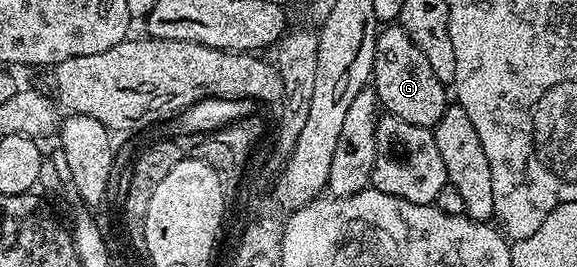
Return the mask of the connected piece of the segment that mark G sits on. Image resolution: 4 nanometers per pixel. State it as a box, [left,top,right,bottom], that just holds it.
[371,24,447,128]

